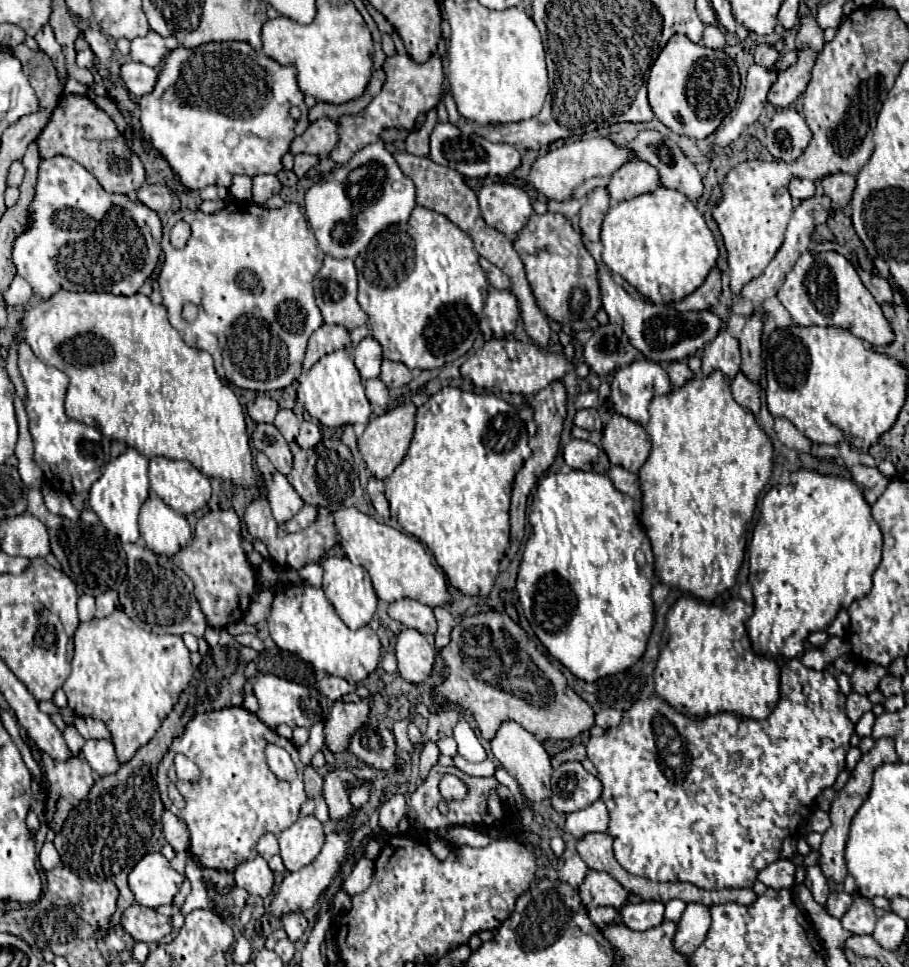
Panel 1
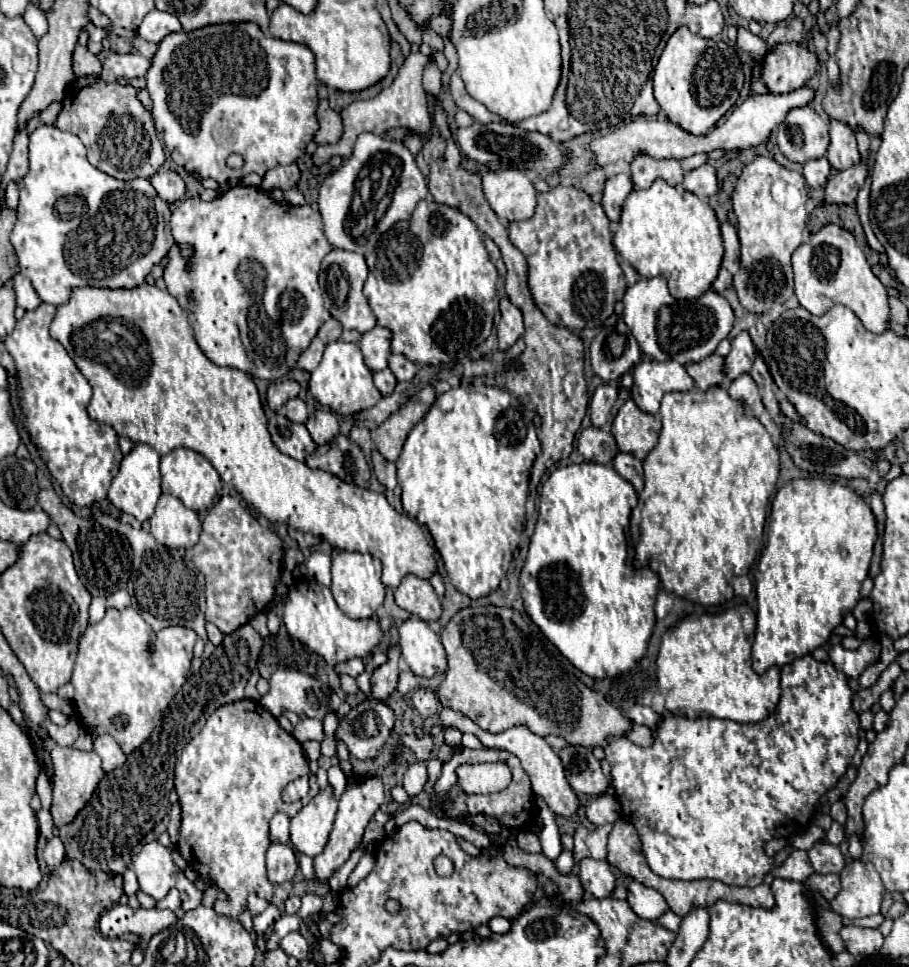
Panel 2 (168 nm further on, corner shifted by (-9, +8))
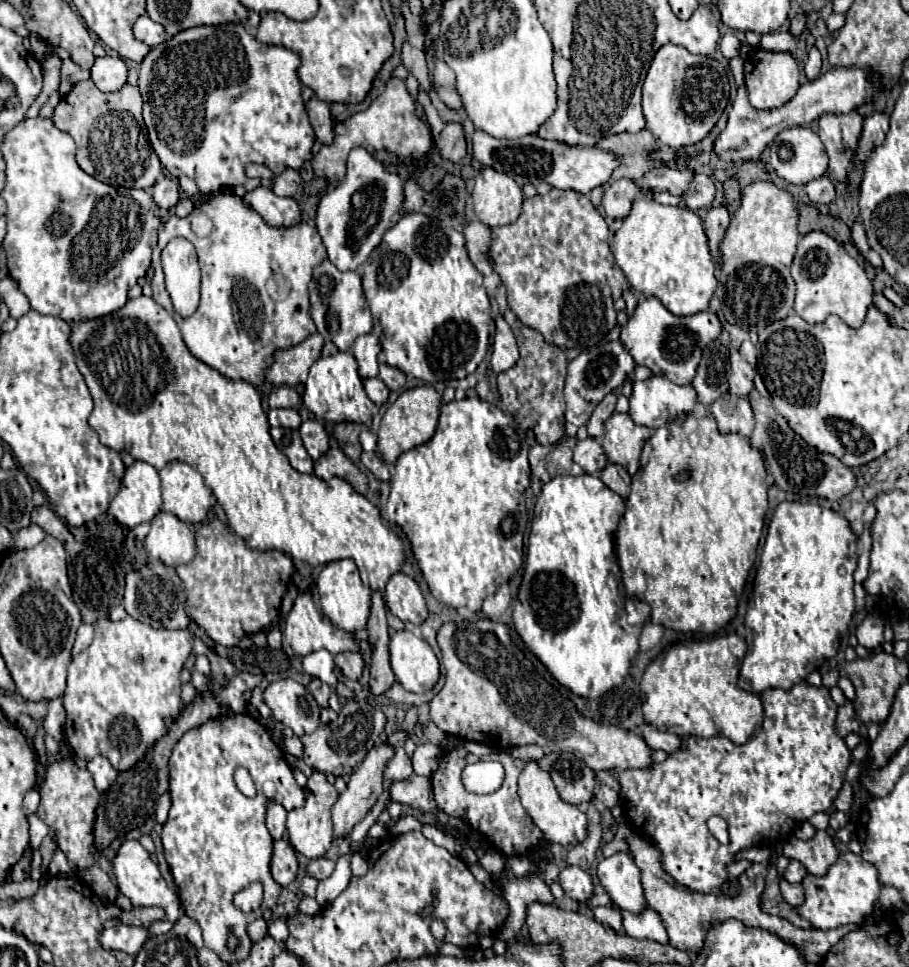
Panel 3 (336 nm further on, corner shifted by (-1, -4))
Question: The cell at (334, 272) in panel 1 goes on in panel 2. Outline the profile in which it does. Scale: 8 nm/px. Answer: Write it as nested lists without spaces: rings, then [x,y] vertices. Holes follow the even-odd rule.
[[[332,250],[324,260],[322,260],[322,270],[320,270],[320,288],[324,294],[324,306],[326,310],[344,326],[344,328],[354,328],[360,334],[372,330],[376,326],[376,316],[372,314],[368,300],[362,292],[364,282],[368,276],[368,266],[362,254],[348,252],[348,250]]]

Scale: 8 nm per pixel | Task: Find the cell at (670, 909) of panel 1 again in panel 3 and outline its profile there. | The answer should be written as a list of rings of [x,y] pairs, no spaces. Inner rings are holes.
[[[644,906],[638,914],[632,914],[628,910],[620,910],[620,914],[622,914],[624,930],[628,936],[632,936],[636,940],[654,940],[654,942],[668,944],[666,926],[664,926],[660,914],[656,910],[652,910],[650,906]]]

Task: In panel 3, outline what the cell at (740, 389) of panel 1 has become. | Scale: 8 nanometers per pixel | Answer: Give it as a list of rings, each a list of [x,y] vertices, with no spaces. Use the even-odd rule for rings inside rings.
[[[724,394],[720,396],[712,406],[710,414],[718,422],[718,430],[722,434],[742,434],[750,438],[754,430],[754,414],[750,408],[750,402],[744,398],[736,398],[734,394]]]

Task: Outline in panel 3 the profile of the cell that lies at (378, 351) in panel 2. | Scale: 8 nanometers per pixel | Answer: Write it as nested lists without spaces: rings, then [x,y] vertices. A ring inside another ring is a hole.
[[[364,334],[358,336],[354,346],[352,346],[352,354],[358,362],[358,374],[362,380],[378,376],[378,354],[380,354],[380,340],[376,338],[376,334]]]

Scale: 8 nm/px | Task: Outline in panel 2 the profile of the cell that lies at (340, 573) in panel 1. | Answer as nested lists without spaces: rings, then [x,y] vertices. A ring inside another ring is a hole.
[[[338,552],[332,558],[332,594],[340,610],[350,618],[370,618],[384,602],[384,584],[380,582],[380,560],[360,552]]]

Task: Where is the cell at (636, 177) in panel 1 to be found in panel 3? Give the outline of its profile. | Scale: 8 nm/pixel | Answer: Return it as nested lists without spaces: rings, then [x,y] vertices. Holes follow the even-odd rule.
[[[660,166],[660,168],[654,168],[650,170],[644,180],[642,180],[642,186],[644,188],[650,188],[652,192],[658,192],[658,190],[668,190],[670,194],[674,196],[682,196],[690,182],[694,178],[694,170],[692,168],[670,168],[670,166]]]

